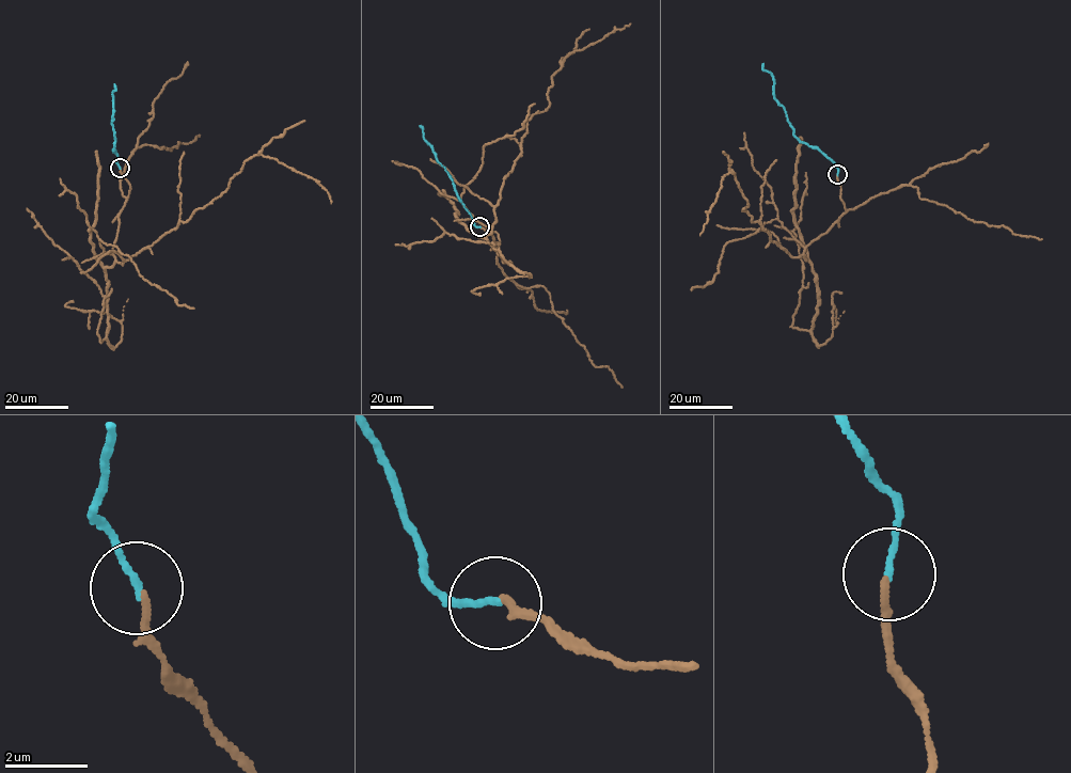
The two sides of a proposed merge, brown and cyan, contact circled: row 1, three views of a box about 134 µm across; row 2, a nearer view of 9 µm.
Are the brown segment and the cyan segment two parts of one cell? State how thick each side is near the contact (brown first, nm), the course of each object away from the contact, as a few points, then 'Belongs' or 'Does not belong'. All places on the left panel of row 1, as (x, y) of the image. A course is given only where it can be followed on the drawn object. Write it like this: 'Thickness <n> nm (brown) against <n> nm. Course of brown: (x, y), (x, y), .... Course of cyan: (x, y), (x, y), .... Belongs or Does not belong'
Thickness 160 nm (brown) against 160 nm. Course of brown: (120, 168), (129, 185), (112, 248), (122, 265), (217, 198), (243, 162), (258, 154), (312, 177), (331, 203). Course of cyan: (120, 168), (113, 150), (114, 83). Belongs

